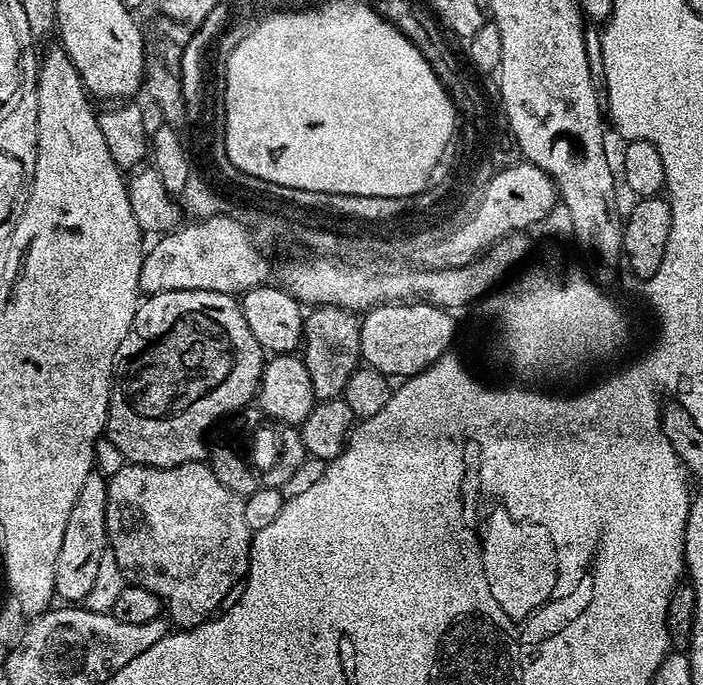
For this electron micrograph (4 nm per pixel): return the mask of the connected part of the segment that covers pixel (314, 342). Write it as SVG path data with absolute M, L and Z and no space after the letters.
M322 304L313 307L304 318L302 359L306 374L310 374L310 386L314 386L317 401L341 399L346 390L346 382L350 382L350 374L354 374L362 364L360 320L338 306Z

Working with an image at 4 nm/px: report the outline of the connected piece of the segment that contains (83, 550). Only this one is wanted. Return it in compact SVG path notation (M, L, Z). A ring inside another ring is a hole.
M92 471L82 482L82 491L78 493L78 502L70 510L70 519L66 521L66 534L62 534L62 546L58 550L58 562L54 562L54 586L56 596L64 602L82 602L94 590L94 578L98 578L98 566L102 554L109 551L106 534L106 498L108 481L99 471Z

